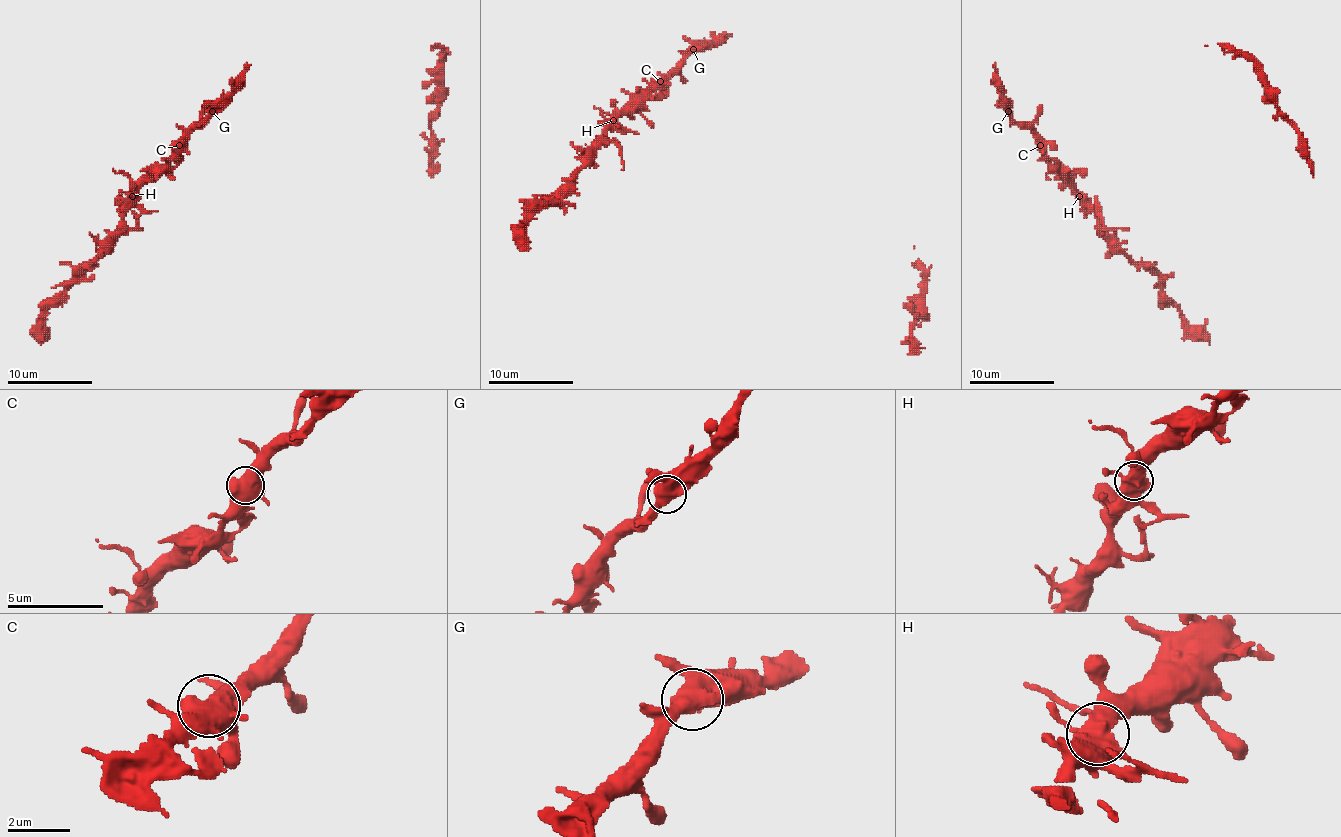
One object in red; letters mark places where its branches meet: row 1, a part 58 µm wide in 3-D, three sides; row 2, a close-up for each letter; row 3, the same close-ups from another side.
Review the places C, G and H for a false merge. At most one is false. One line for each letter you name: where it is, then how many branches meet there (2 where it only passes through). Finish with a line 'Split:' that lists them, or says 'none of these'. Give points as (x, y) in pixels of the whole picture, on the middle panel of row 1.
Split: none of these

